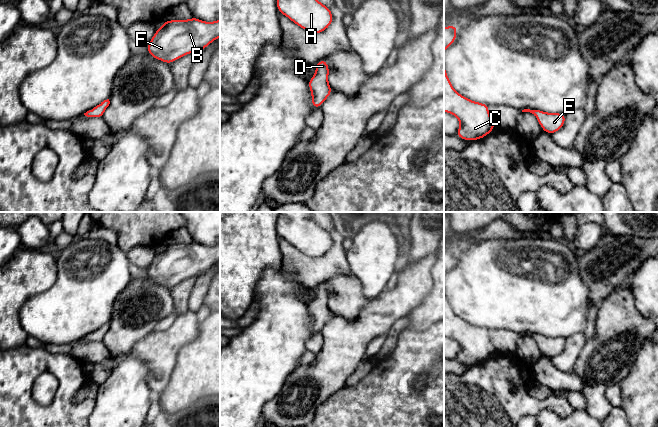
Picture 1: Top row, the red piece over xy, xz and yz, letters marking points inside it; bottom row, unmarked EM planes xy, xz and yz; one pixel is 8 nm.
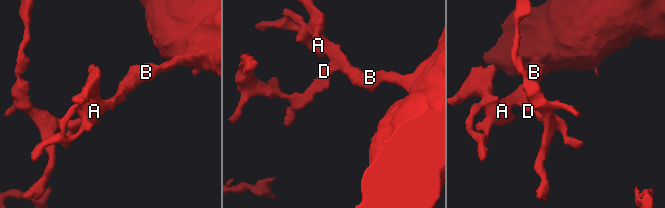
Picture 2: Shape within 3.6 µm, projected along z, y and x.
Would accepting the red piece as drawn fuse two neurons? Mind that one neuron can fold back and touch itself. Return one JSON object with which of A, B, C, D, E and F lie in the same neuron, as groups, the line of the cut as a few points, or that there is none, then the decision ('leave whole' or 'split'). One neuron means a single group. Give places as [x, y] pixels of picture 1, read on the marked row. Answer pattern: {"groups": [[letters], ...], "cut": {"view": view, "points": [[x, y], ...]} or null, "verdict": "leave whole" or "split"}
{"groups": [["A", "B", "C", "D", "E", "F"]], "cut": null, "verdict": "leave whole"}

